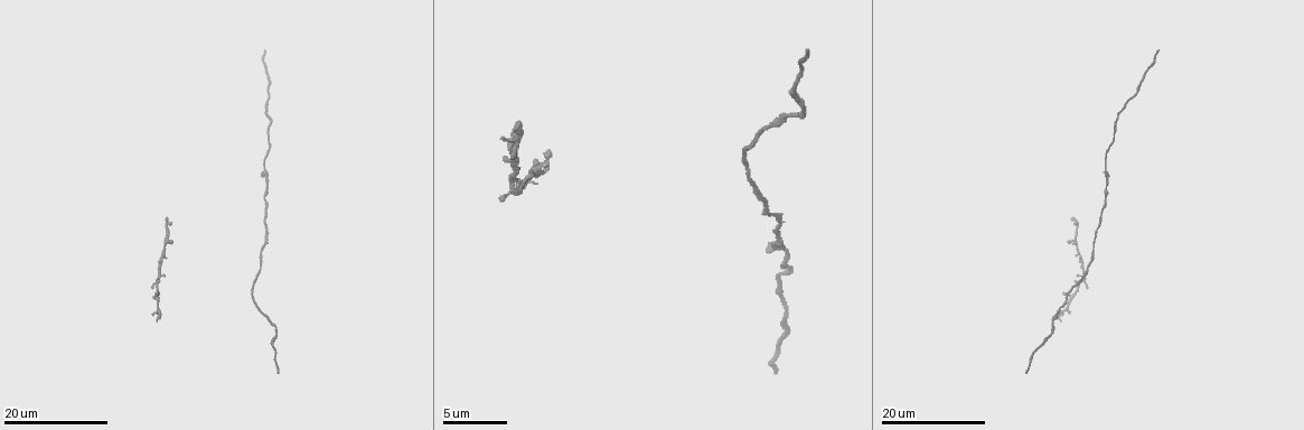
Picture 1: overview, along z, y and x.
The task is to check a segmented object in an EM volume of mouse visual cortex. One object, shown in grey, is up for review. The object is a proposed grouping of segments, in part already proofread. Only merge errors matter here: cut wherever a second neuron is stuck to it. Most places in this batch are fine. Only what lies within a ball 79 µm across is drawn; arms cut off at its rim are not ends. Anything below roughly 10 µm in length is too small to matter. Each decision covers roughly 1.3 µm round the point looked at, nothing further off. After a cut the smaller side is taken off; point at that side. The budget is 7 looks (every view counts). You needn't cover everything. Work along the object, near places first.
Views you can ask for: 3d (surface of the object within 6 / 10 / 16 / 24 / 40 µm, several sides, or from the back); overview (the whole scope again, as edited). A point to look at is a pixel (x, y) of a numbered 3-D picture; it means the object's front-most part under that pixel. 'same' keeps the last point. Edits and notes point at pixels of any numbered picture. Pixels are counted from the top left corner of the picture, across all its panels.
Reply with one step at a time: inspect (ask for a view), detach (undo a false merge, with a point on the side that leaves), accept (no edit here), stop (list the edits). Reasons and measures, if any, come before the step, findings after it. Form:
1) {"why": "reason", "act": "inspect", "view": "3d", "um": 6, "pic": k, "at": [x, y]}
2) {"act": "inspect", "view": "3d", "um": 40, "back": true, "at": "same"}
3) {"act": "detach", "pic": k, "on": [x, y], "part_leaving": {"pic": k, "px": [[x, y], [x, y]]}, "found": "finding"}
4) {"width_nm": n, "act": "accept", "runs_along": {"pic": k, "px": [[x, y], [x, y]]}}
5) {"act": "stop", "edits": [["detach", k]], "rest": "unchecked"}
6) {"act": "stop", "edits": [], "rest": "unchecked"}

{"why": "thick turns thin", "act": "inspect", "view": "3d", "um": 24, "pic": 1, "at": [1082, 279]}

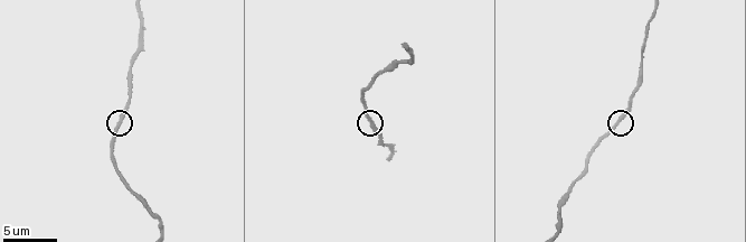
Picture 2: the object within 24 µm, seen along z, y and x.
{"why": "closer look", "act": "inspect", "view": "3d", "um": 10, "pic": 2, "at": [120, 126]}

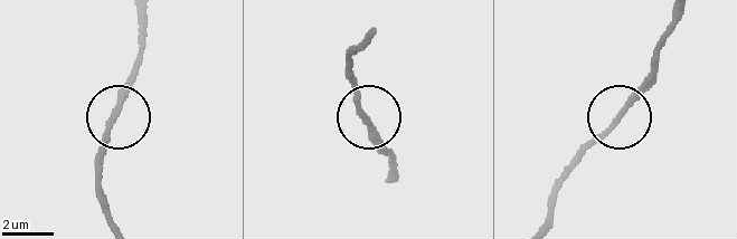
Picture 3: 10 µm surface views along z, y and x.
{"act": "accept", "runs_along": {"pic": 3, "px": [[679, 11], [646, 88], [565, 170]]}, "found": "all the same neuron"}

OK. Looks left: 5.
{"act": "inspect", "view": "3d", "um": 6, "pic": 2, "at": [642, 68]}

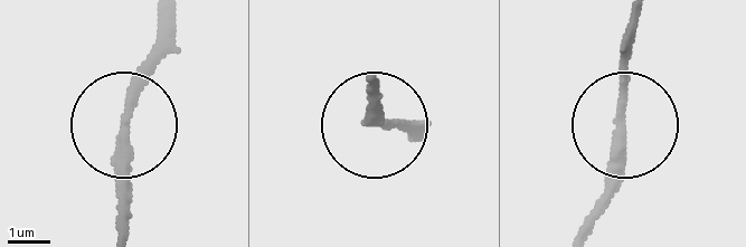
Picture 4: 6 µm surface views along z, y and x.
{"act": "accept", "found": "all the same neuron"}

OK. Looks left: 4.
{"why": "a narrow waist", "act": "inspect", "view": "3d", "um": 16, "pic": 2, "at": [411, 56]}

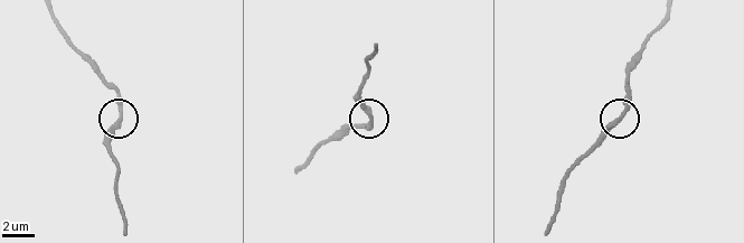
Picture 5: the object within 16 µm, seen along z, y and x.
{"act": "accept", "found": "all the same neuron"}

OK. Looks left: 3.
{"act": "stop", "edits": [], "rest": "unchecked"}

